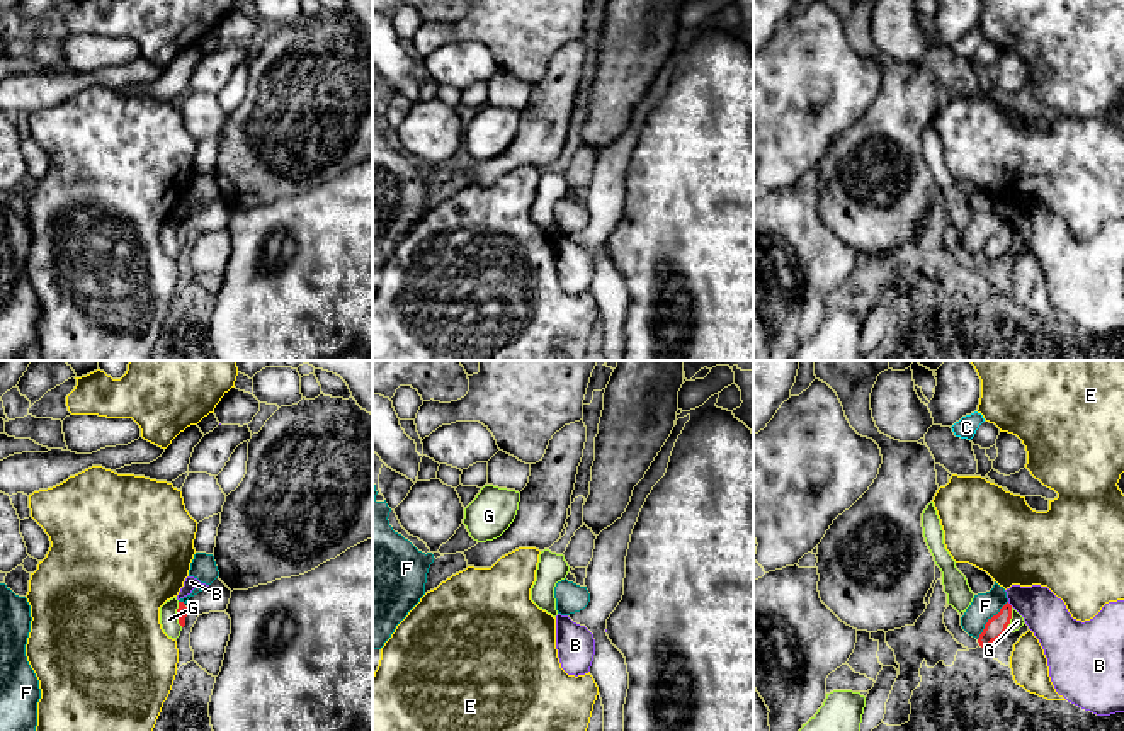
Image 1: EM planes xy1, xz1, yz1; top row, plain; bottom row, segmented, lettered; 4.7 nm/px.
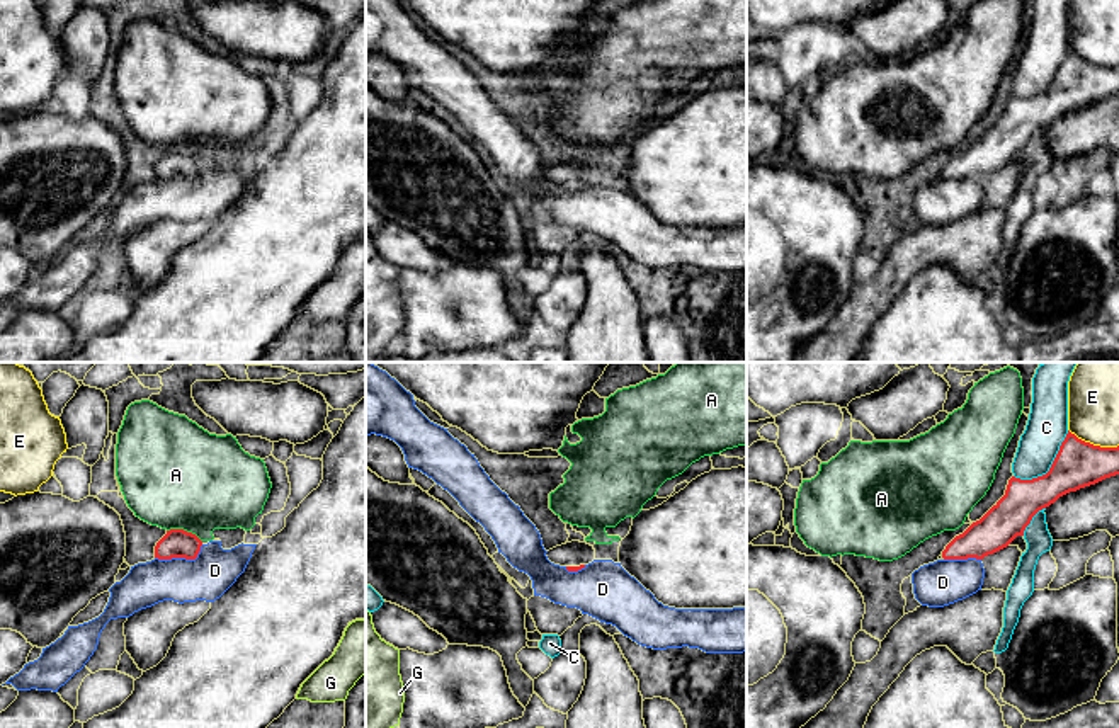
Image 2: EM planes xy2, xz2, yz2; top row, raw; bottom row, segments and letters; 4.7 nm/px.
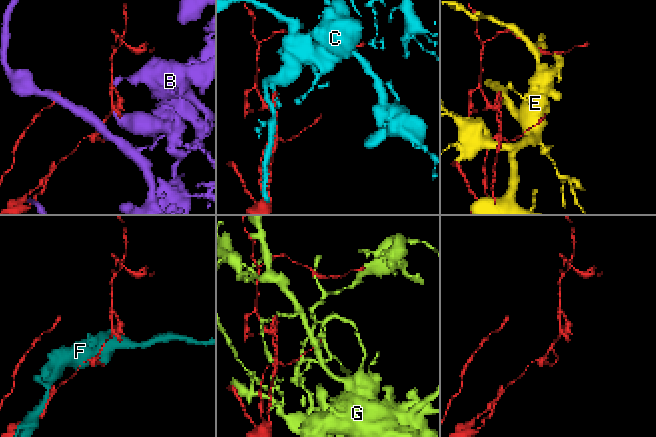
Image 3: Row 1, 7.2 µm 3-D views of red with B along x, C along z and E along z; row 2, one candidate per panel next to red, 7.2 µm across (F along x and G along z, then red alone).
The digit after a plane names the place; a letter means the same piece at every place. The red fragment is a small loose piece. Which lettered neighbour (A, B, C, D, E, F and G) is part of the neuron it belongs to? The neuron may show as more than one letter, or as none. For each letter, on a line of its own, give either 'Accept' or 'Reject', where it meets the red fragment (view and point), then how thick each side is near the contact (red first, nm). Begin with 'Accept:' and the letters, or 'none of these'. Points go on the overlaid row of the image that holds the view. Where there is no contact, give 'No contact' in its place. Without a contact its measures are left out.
Accept: none of these
A: Reject. Touches red at xy2 (182, 529). Thickness 140 nm (red) against 500 nm
B: Reject. Touches red at yz1 (1009, 604). Thickness 100 nm (red) against 200 nm
C: Reject. Touches red at yz2 (1050, 468). Thickness 220 nm (red) against 190 nm
D: Reject. Touches red at xy2 (181, 557). Thickness 140 nm (red) against 220 nm
E: Reject. Touches red at yz2 (1092, 444). Thickness 220 nm (red) against 240 nm
F: Reject. Touches red at yz1 (990, 619). Thickness 100 nm (red) against 120 nm
G: Reject. Touches red at xy1 (177, 614). Thickness 50 nm (red) against 90 nm

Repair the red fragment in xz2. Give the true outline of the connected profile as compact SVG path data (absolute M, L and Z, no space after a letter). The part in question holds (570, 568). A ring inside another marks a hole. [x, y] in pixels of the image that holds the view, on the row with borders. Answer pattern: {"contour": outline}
{"contour": "M571 541L549 549L546 556L551 563L565 566L568 572L578 572L595 560L595 549L585 541Z"}

